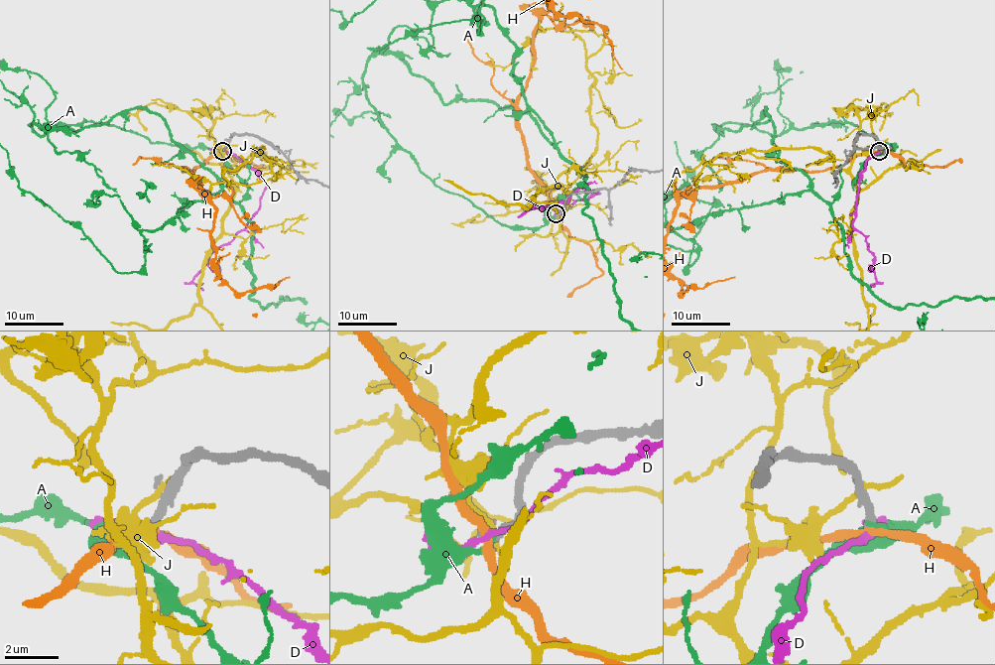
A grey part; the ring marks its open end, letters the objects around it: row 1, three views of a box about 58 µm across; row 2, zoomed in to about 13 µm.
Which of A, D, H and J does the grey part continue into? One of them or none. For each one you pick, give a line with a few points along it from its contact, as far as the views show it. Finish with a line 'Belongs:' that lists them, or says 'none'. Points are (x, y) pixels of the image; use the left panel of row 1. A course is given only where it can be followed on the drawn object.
Belongs: none

